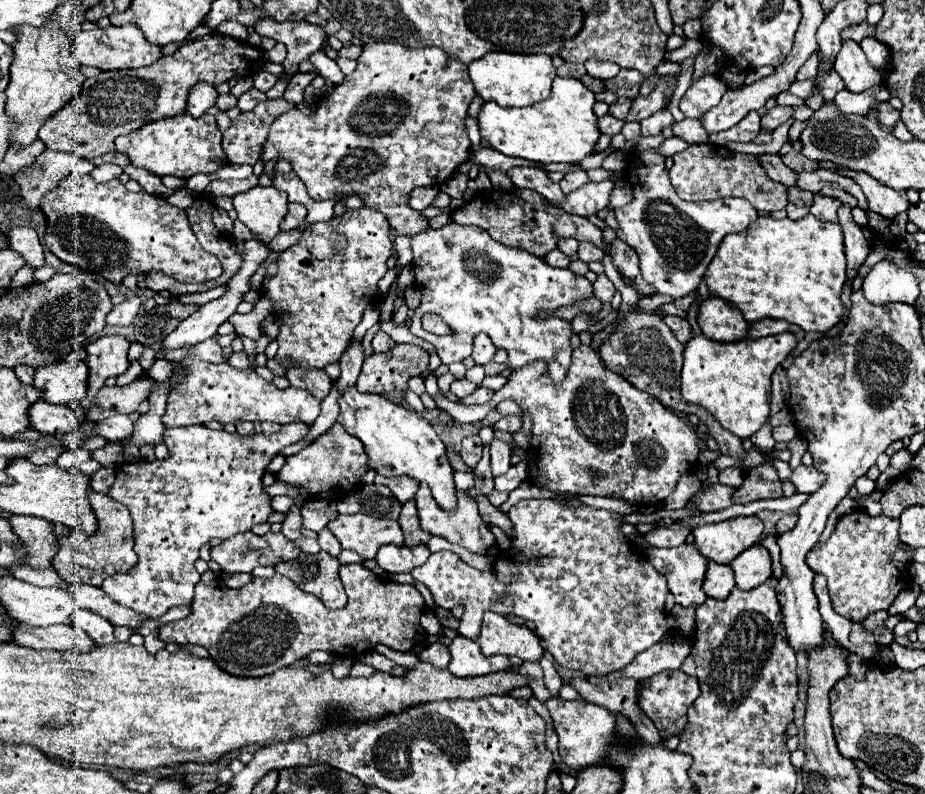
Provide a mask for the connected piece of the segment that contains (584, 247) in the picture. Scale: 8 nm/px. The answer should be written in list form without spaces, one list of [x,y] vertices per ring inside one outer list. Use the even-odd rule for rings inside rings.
[[[581,242],[579,244],[579,252],[577,252],[577,256],[579,256],[579,260],[583,260],[583,262],[601,262],[603,260],[603,252],[597,248],[597,246],[593,246],[593,244],[589,244],[589,242]]]

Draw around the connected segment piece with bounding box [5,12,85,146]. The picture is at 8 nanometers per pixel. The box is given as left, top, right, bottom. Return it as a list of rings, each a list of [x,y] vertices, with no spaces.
[[[53,12],[47,22],[49,24],[43,24],[43,28],[35,28],[29,24],[15,28],[17,40],[13,44],[15,56],[11,62],[11,82],[5,90],[5,110],[19,122],[19,128],[11,132],[11,142],[21,146],[31,144],[37,138],[43,122],[57,110],[61,110],[85,82],[81,66],[71,54],[69,32],[59,28],[57,24],[57,12]]]

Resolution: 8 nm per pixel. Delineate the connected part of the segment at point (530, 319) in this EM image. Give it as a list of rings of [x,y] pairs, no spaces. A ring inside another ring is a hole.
[[[449,222],[437,230],[427,230],[427,232],[415,234],[411,238],[411,250],[413,250],[411,268],[415,272],[415,288],[421,292],[421,304],[411,318],[409,330],[417,338],[431,342],[443,364],[465,360],[471,354],[473,332],[485,332],[497,348],[507,350],[507,354],[509,354],[507,368],[509,370],[517,370],[533,360],[545,360],[549,364],[549,374],[555,382],[565,378],[567,368],[571,364],[571,352],[573,352],[571,342],[569,342],[571,324],[563,322],[555,316],[549,316],[545,320],[537,320],[537,312],[553,312],[561,306],[571,306],[573,302],[577,302],[585,296],[591,296],[593,284],[587,278],[575,276],[569,268],[551,268],[545,260],[531,256],[529,252],[523,252],[519,248],[509,248],[509,246],[495,242],[481,228],[461,226],[455,222]],[[425,312],[439,314],[451,326],[453,334],[435,336],[435,334],[425,332],[421,328],[421,316]]]

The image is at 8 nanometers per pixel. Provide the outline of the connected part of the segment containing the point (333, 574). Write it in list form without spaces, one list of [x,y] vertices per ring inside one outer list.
[[[301,552],[295,562],[277,564],[275,572],[293,580],[303,592],[323,600],[323,604],[331,610],[343,608],[347,604],[347,596],[339,578],[339,560],[331,558],[327,552]]]

